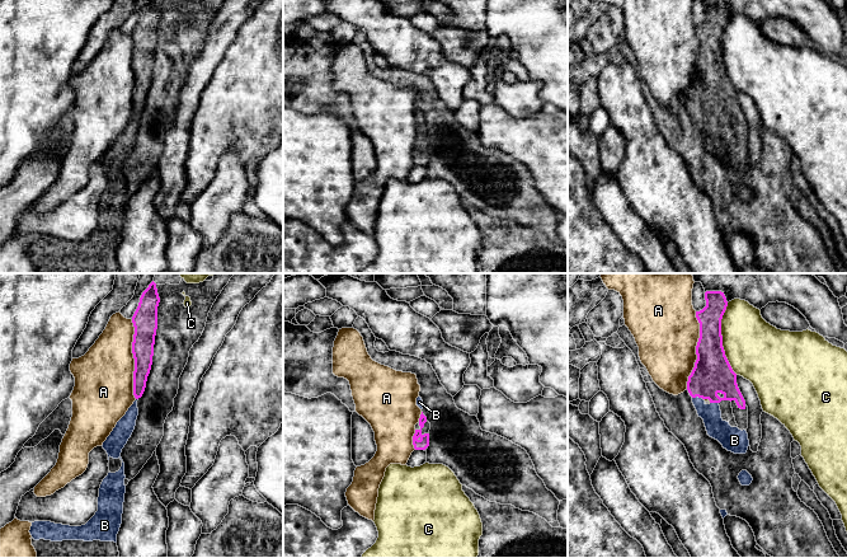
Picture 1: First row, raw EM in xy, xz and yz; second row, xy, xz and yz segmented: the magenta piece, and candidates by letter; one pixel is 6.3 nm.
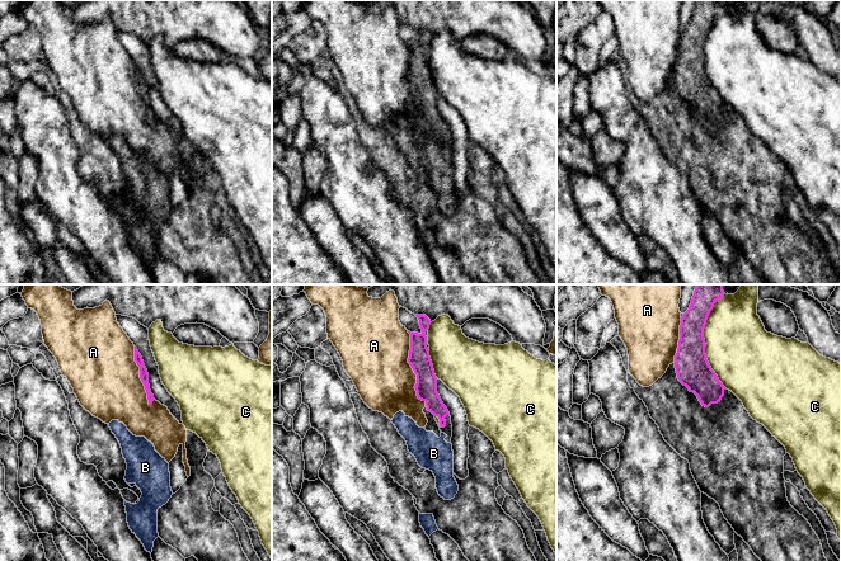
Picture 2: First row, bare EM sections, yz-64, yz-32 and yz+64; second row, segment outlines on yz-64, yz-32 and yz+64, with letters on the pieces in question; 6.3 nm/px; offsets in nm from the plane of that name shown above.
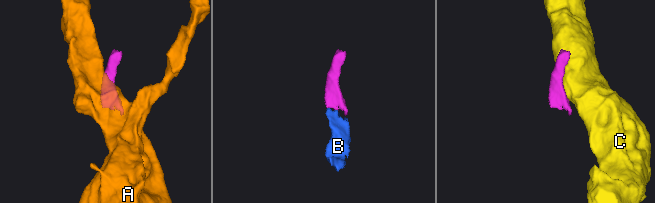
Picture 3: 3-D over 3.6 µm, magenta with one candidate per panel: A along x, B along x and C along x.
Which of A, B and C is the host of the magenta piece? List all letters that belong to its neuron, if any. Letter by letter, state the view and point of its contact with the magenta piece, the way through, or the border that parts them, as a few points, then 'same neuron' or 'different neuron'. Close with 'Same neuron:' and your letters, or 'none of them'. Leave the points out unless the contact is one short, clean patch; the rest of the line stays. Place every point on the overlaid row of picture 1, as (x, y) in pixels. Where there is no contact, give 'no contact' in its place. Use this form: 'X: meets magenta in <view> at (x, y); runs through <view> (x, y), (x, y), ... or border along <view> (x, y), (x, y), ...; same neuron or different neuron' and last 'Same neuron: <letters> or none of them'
A: meets magenta in xy at (133, 357); different neuron
B: meets magenta in yz at (697, 395); runs through yz (713, 374), (700, 387), (697, 395), (716, 428); same neuron
C: meets magenta in yz at (721, 338); different neuron
Same neuron: B

